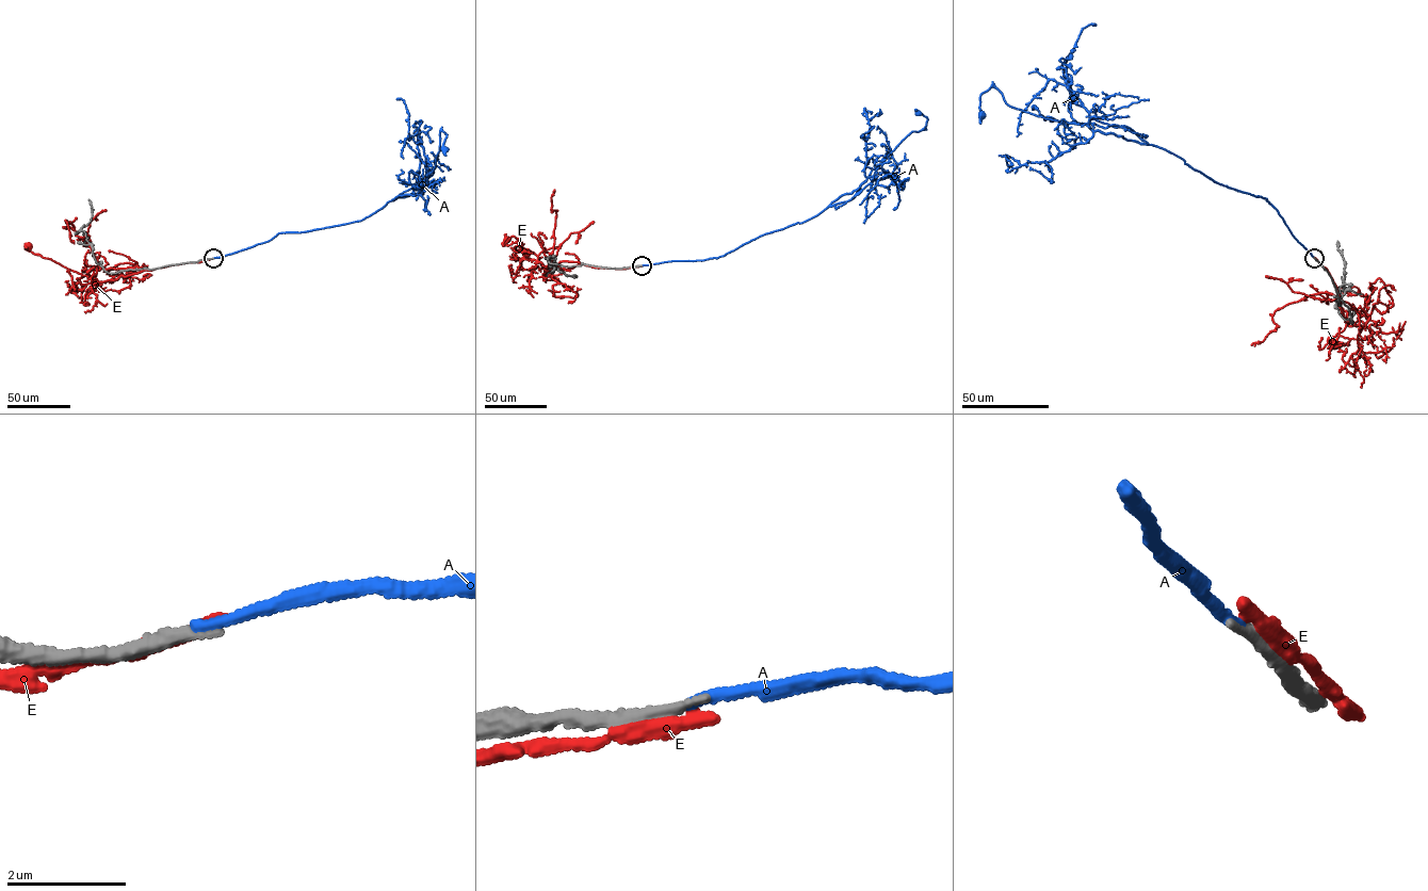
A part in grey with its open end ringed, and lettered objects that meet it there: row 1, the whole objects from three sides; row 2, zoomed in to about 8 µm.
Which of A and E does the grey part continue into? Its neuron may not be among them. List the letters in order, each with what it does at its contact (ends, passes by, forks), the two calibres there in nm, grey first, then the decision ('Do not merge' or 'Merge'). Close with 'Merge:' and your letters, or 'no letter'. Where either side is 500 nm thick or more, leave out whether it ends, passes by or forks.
A: It ends there. Thickness 190 nm (grey) against 180 nm. Merge
E: It passes by. Thickness 300 nm (grey) against 220 nm. Do not merge
Merge: A

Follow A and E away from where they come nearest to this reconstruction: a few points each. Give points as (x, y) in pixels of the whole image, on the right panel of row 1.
A: (1314, 257), (1265, 198), (1215, 181), (1164, 149), (1011, 108), (992, 86), (980, 95), (983, 114)
E: (1315, 258), (1333, 279), (1339, 303), (1355, 307), (1339, 331), (1349, 342), (1330, 351), (1342, 344), (1332, 342)

